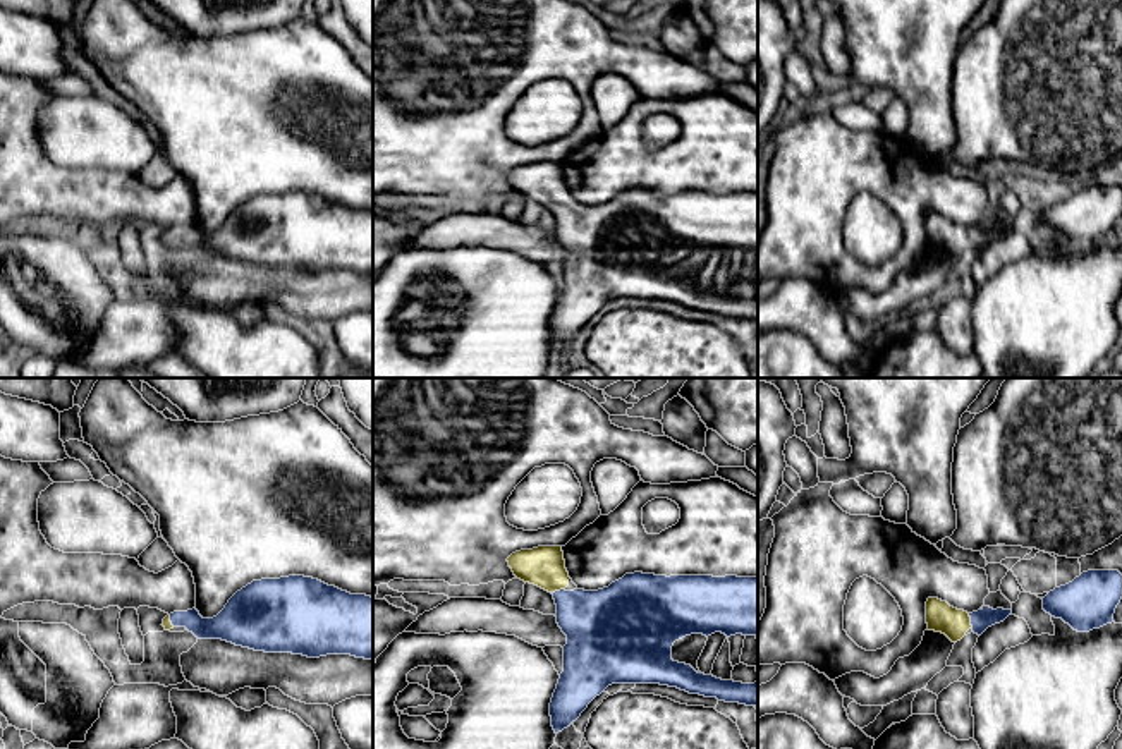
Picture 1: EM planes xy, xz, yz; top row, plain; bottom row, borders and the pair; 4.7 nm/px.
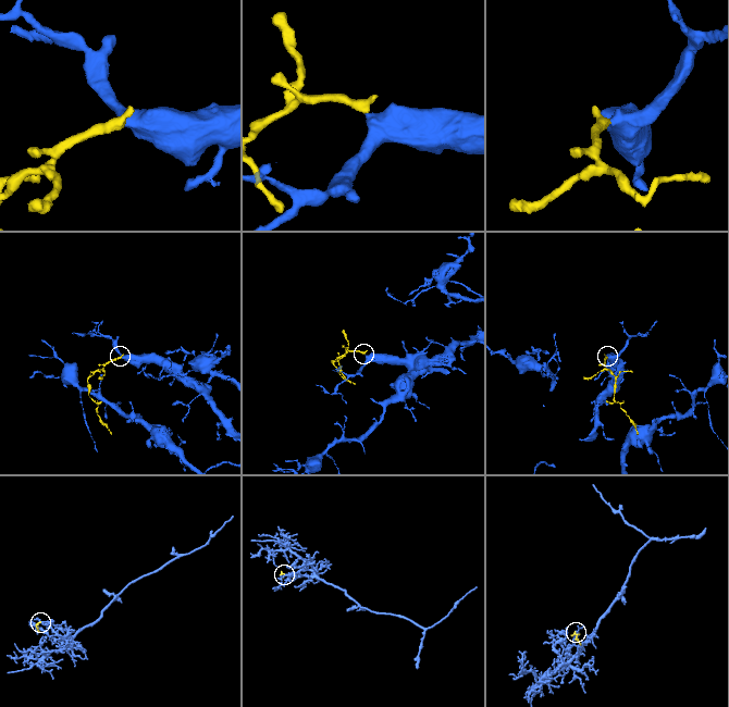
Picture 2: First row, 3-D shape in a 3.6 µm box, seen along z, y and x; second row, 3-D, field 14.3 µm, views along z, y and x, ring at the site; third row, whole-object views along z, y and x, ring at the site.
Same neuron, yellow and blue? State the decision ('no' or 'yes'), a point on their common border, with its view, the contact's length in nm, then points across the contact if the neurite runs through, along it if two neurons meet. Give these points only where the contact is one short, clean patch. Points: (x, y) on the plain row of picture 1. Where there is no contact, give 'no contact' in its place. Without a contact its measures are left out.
yes; meets yellow in yz at (969, 236); contact 80 nm long; runs through yz (940, 232), (969, 236), (987, 232)

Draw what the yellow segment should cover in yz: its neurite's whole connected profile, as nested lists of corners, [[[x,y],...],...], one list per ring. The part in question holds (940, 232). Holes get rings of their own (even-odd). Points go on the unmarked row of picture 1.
[[[928,213],[926,216],[928,246],[942,247],[952,258],[960,256],[969,244],[981,251],[988,242],[1003,237],[1009,230],[1012,230],[1012,223],[993,225],[990,222],[983,222],[978,227],[967,228],[938,213]]]

